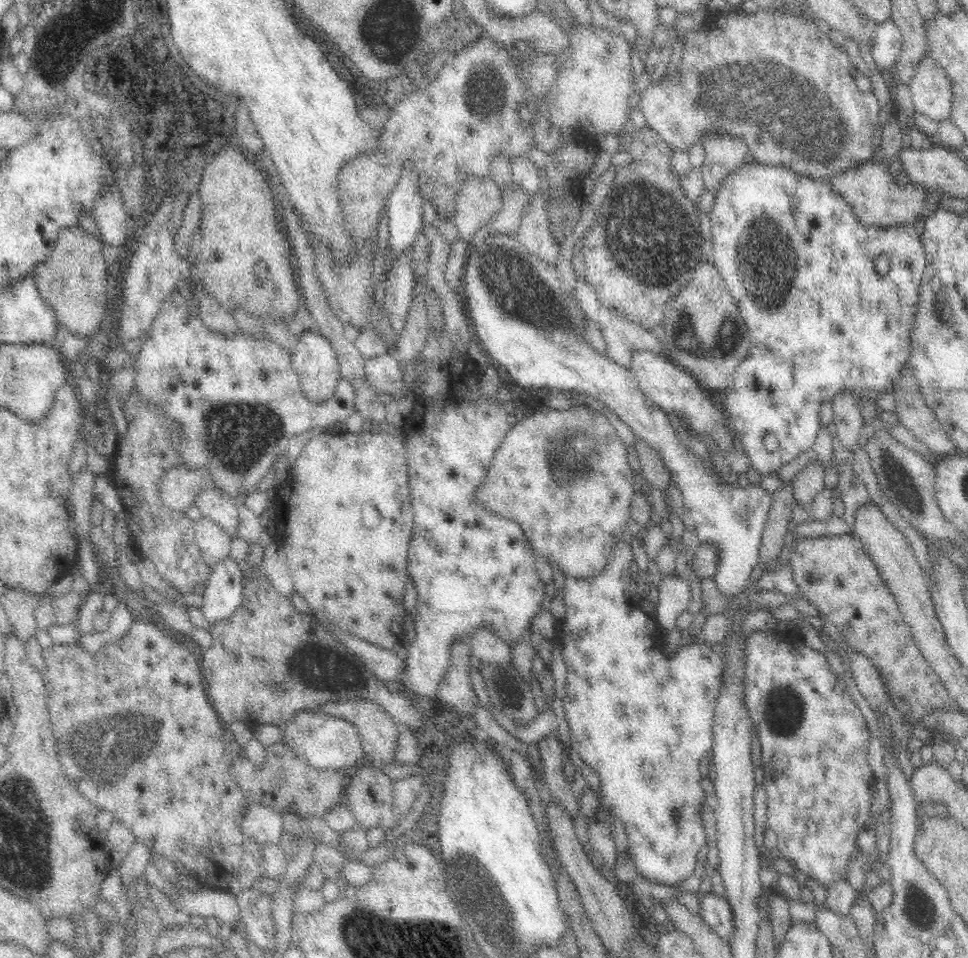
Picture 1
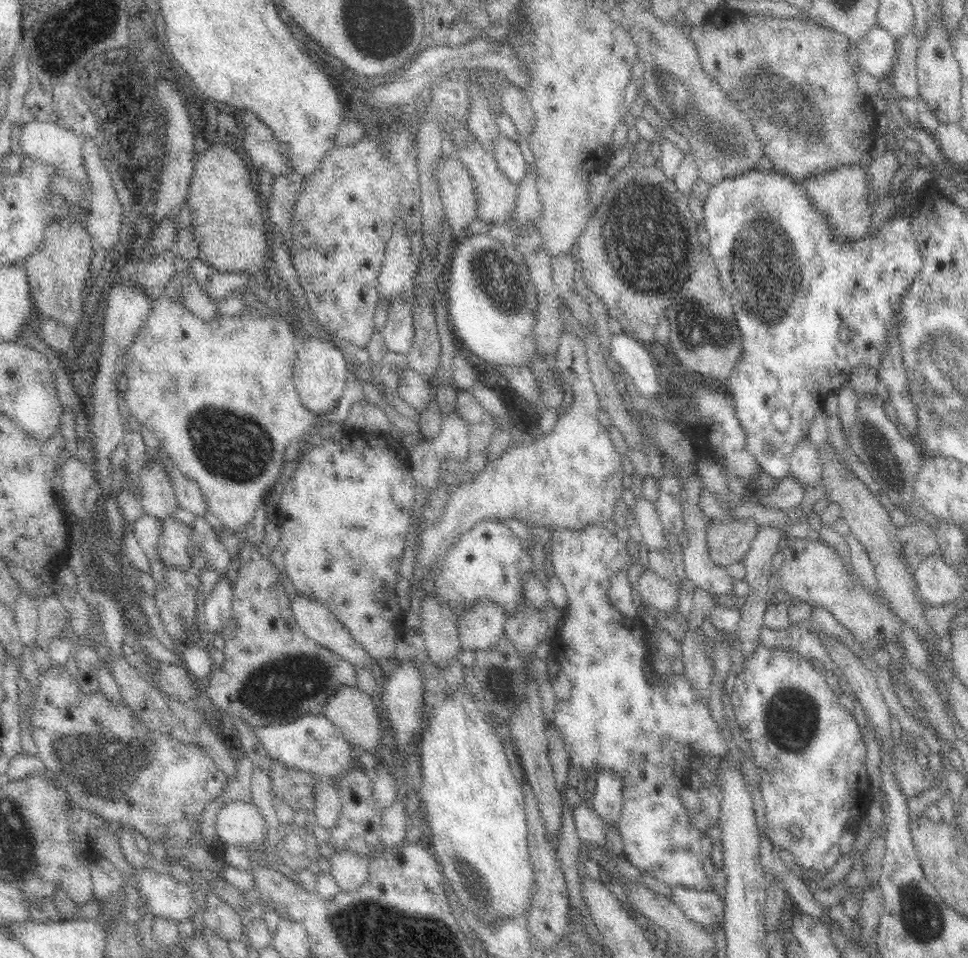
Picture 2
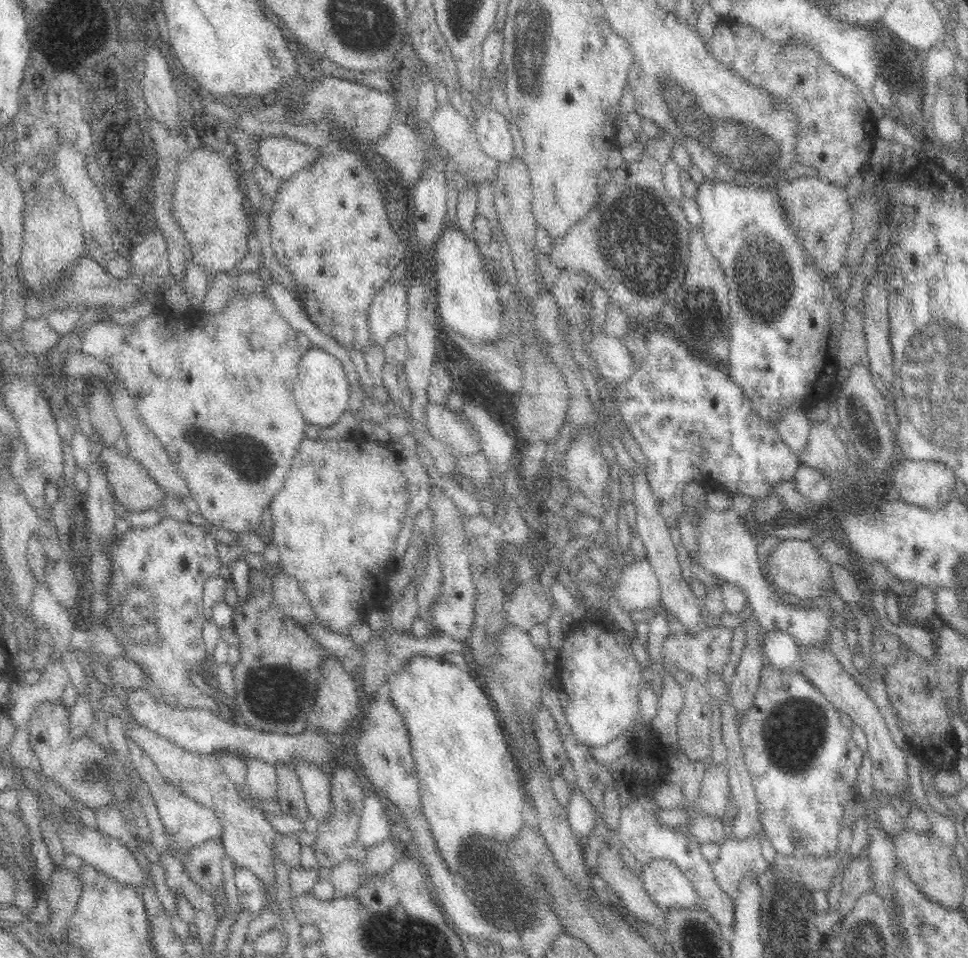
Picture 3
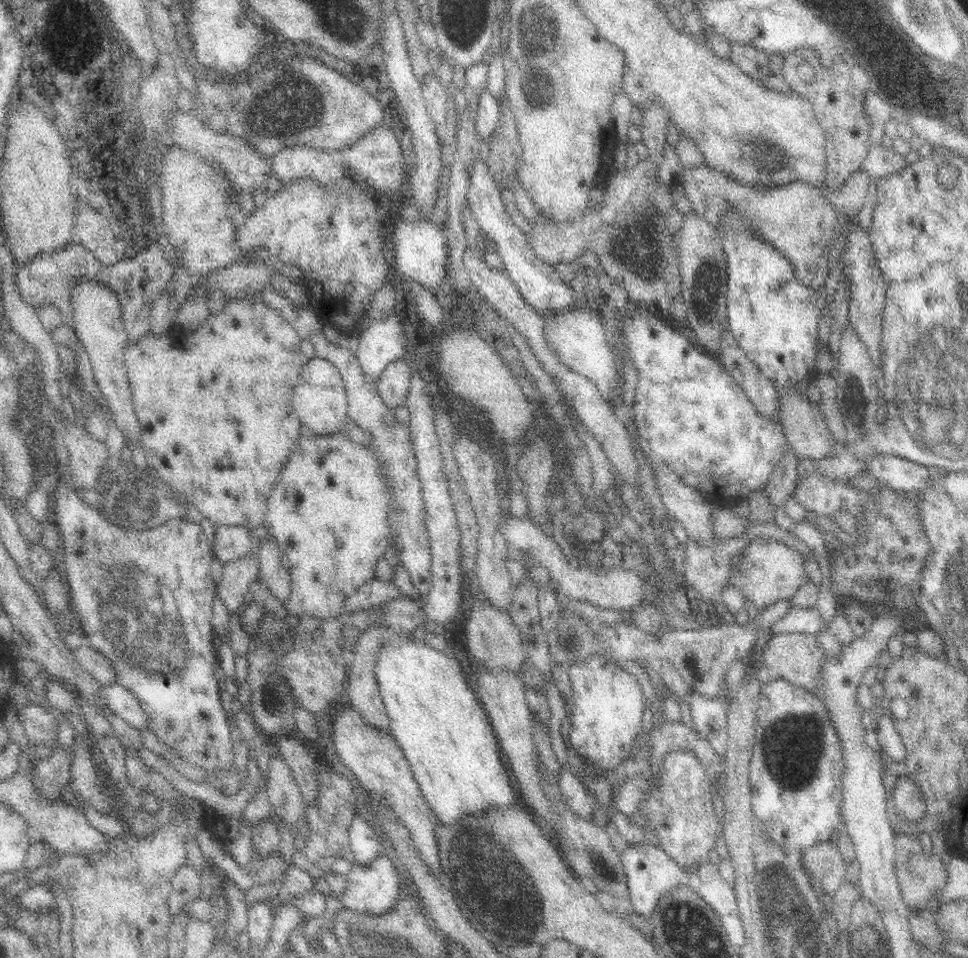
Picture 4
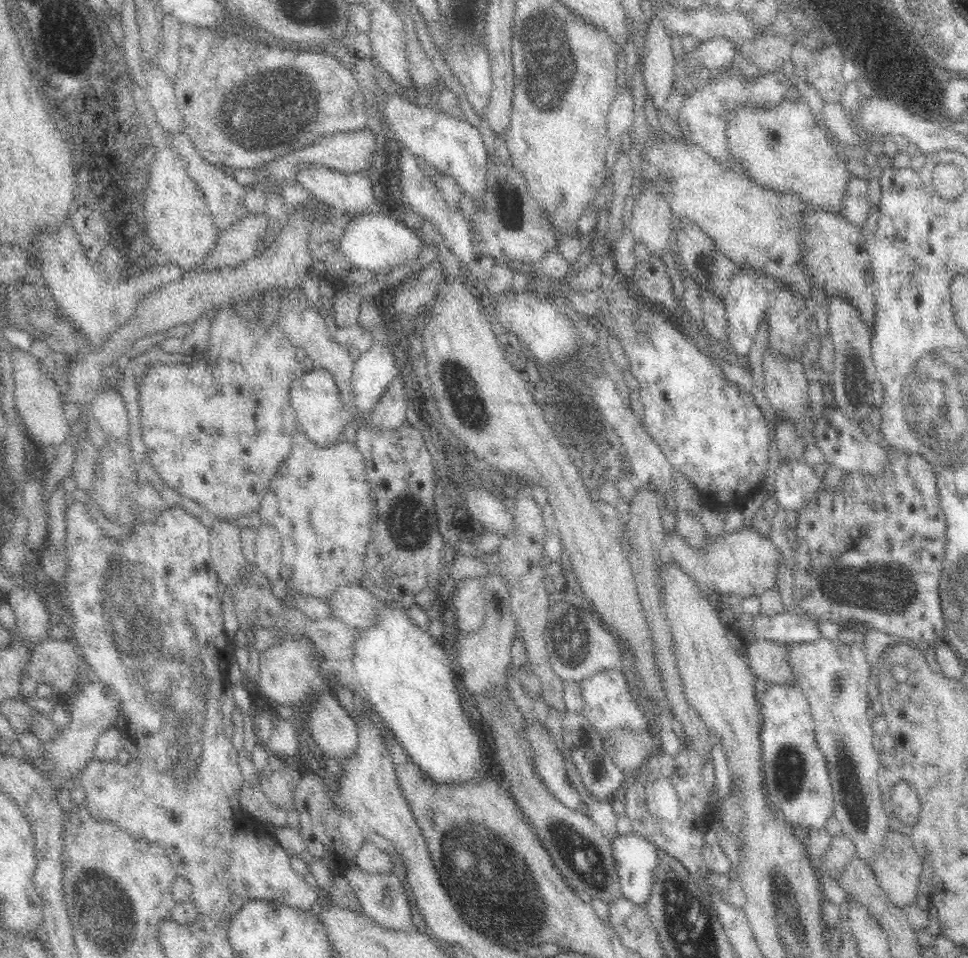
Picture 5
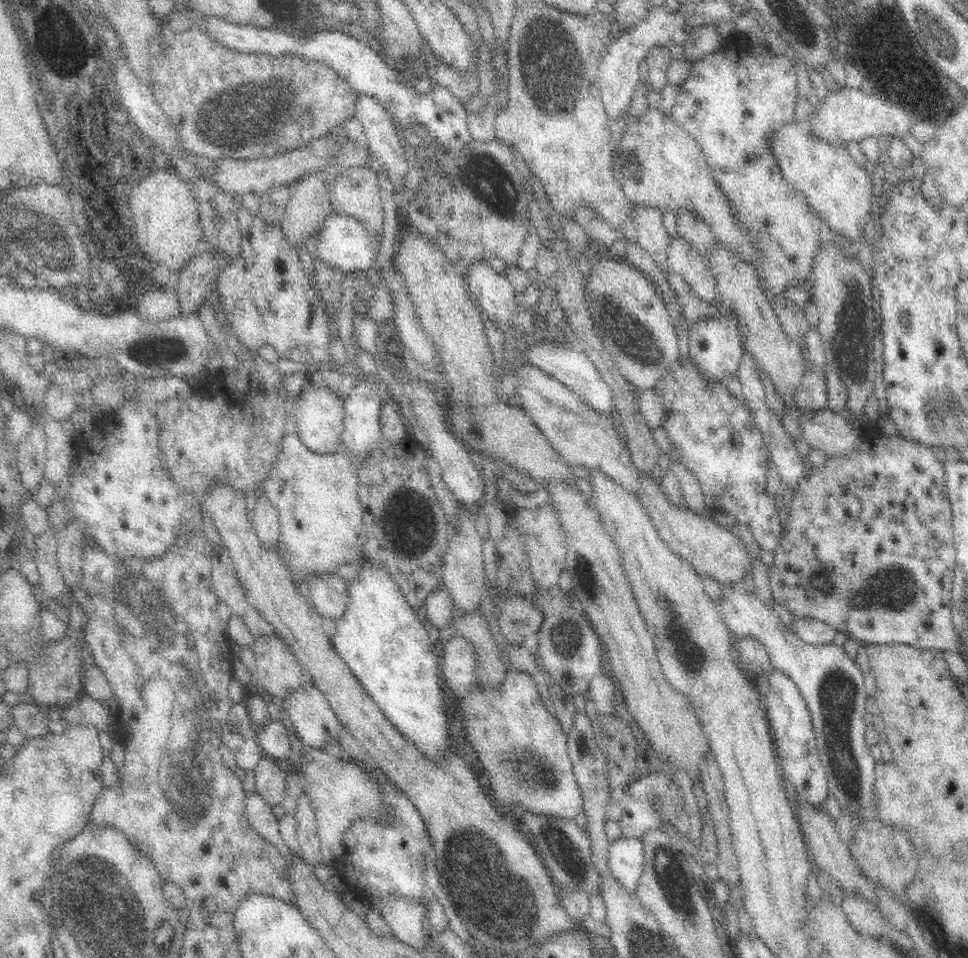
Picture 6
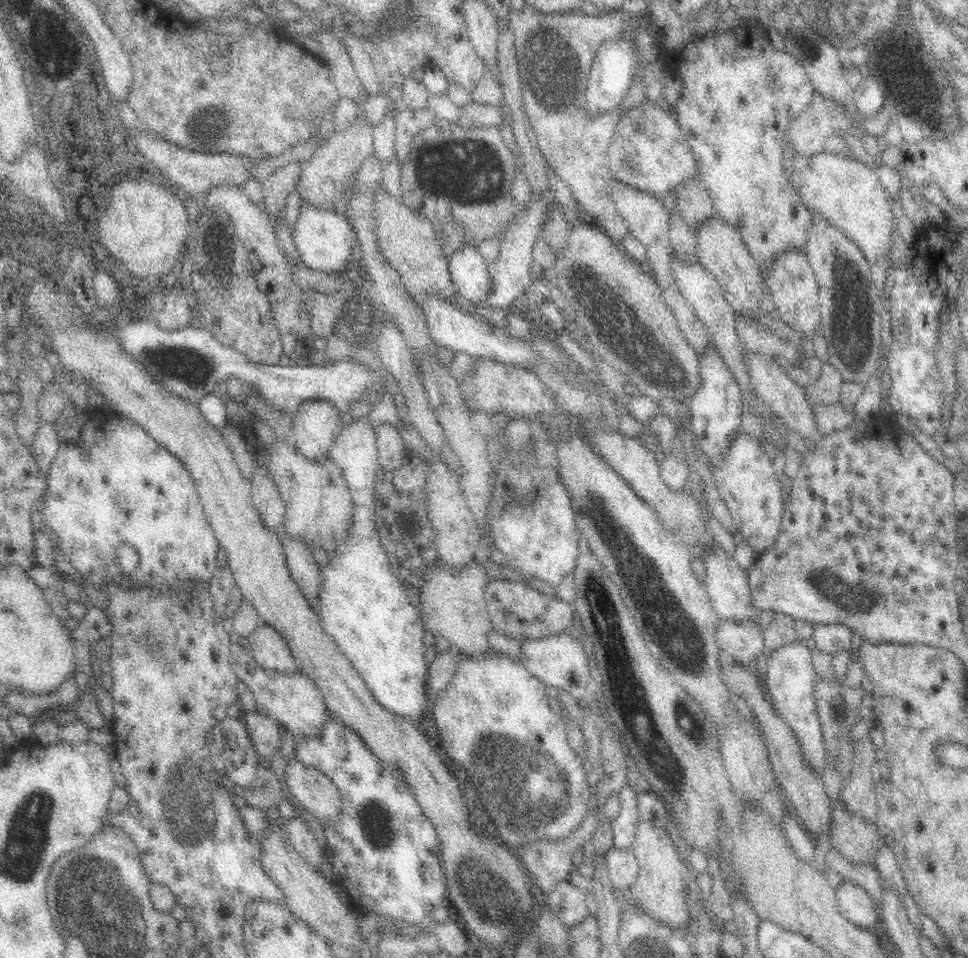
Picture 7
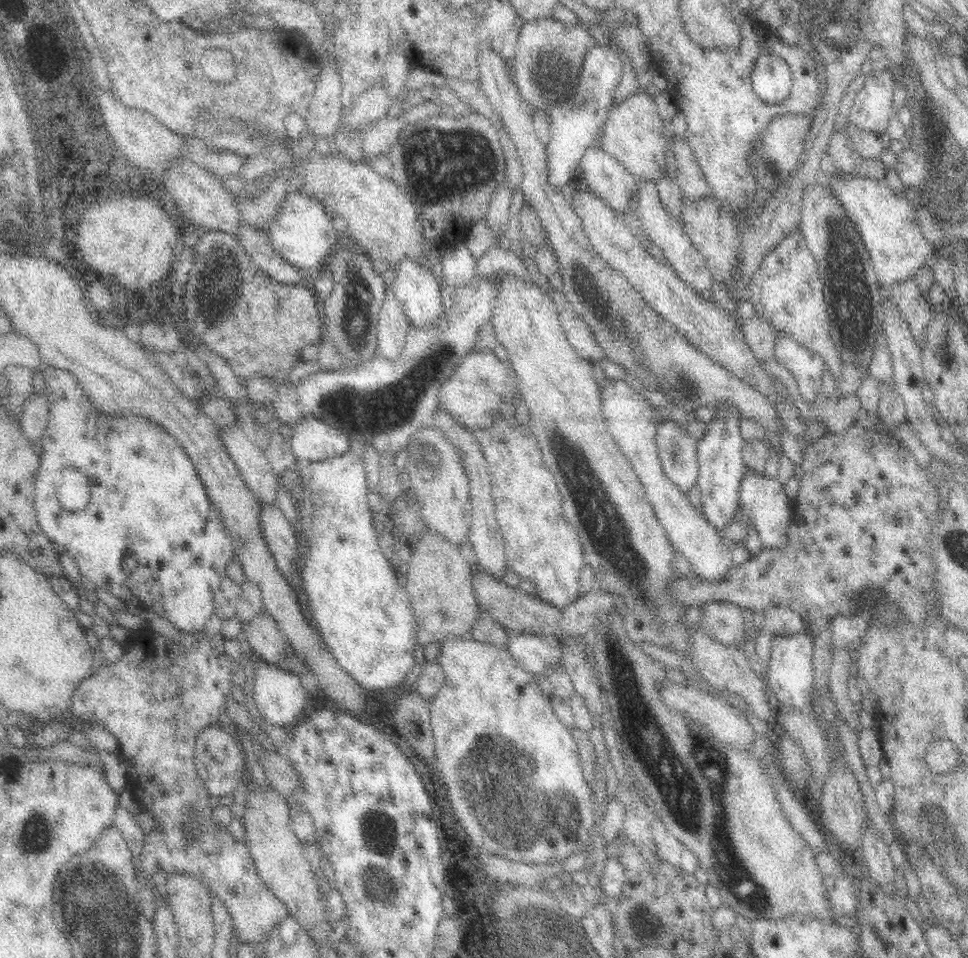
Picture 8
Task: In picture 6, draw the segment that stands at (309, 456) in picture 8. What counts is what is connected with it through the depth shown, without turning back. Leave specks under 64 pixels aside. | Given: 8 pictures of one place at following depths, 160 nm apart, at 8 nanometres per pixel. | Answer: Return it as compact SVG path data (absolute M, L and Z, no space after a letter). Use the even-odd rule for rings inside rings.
M319 381L305 386L302 393L291 401L292 414L296 414L297 436L308 451L319 454L334 454L341 449L340 439L343 430L343 395L335 394L333 387L326 387Z

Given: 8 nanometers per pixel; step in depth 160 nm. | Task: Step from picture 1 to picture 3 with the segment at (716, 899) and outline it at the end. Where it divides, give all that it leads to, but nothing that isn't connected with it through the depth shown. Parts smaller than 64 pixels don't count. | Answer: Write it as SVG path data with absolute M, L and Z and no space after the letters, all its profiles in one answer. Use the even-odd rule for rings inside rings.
M657 859L641 867L637 876L659 910L699 907L696 889L674 862Z

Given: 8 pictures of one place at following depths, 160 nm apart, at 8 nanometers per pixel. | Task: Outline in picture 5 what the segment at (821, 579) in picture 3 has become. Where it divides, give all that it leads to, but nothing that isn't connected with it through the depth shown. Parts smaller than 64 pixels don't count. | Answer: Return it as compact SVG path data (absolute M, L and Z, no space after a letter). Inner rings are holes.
M673 527L664 532L662 542L670 559L689 574L704 592L711 592L714 596L719 592L728 593L743 599L777 588L776 564L782 560L782 555L769 537L753 528L734 530L726 535L706 534L704 544L692 546Z

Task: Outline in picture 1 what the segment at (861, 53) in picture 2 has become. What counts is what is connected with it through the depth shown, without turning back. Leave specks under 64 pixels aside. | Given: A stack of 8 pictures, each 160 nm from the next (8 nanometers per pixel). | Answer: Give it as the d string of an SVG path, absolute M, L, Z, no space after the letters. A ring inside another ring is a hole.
M892 20L878 25L874 32L869 45L872 58L880 72L891 72L902 48L902 35Z

